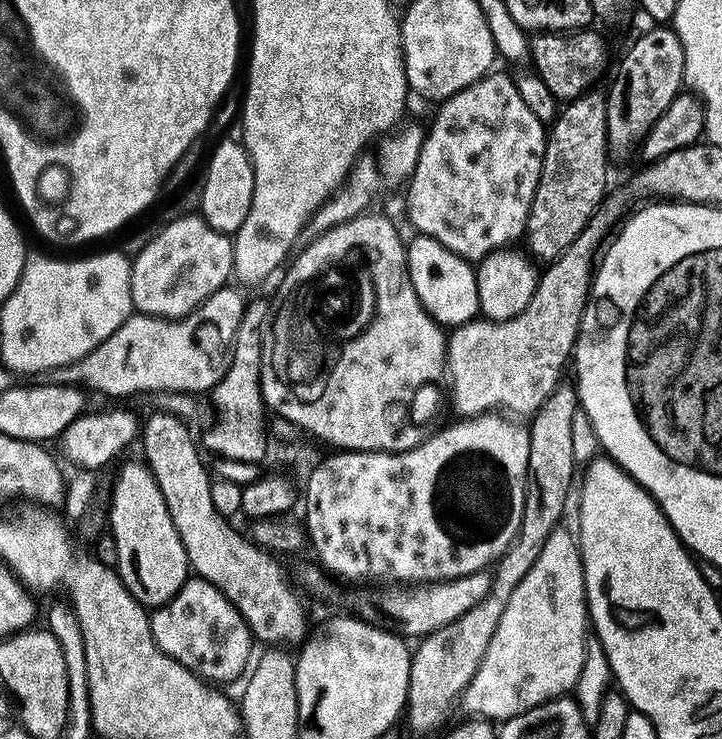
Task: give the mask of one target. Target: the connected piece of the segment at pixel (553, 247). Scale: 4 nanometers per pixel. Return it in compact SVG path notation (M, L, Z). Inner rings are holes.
M589 90L576 100L567 101L547 129L542 174L538 178L538 190L534 190L532 212L528 215L526 229L527 251L537 261L557 260L571 246L574 238L582 234L609 191L608 101L603 91L596 91Z

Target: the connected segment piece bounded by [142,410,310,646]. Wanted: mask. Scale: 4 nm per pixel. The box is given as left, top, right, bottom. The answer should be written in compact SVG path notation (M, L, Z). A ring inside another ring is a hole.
M156 410L151 414L153 416L148 421L145 419L142 424L142 440L144 436L142 460L154 474L158 488L162 490L162 498L166 498L166 510L170 510L170 518L174 518L174 530L178 530L182 546L186 546L189 569L199 579L214 585L227 600L232 602L259 643L261 640L264 646L303 645L310 632L308 620L304 617L304 600L292 589L283 566L276 561L279 559L272 552L253 543L247 535L244 537L242 533L235 532L228 525L231 524L229 517L214 510L214 502L210 499L213 477L210 475L209 465L207 468L203 458L200 457L201 449L198 447L197 437L196 440L192 437L193 429L169 412Z

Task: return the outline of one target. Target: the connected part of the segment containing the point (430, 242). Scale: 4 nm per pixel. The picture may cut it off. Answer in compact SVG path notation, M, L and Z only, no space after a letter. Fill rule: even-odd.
M419 234L413 237L413 240L409 239L406 244L408 273L410 282L414 282L414 294L418 294L425 310L441 326L459 326L477 319L480 303L475 267L458 254L446 250L446 246L442 246L442 242L434 238Z

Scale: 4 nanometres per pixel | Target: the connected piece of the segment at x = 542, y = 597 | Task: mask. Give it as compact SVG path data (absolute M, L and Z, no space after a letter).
M561 526L553 530L548 539L550 547L542 550L538 562L530 566L530 574L526 574L526 578L518 582L514 594L510 594L510 602L499 618L486 654L461 696L460 708L466 712L465 715L496 722L496 712L500 712L500 722L503 722L575 689L578 670L582 670L584 661L584 641L590 632L590 617L588 601L584 599L584 567L580 545L577 537L573 533L571 536L566 528Z

